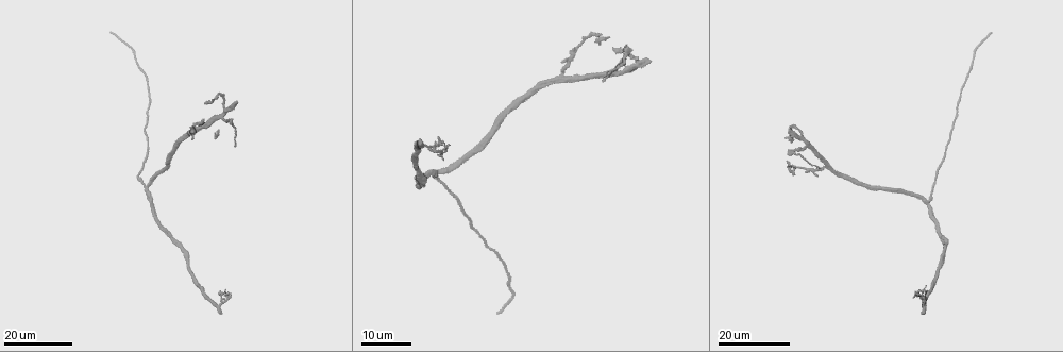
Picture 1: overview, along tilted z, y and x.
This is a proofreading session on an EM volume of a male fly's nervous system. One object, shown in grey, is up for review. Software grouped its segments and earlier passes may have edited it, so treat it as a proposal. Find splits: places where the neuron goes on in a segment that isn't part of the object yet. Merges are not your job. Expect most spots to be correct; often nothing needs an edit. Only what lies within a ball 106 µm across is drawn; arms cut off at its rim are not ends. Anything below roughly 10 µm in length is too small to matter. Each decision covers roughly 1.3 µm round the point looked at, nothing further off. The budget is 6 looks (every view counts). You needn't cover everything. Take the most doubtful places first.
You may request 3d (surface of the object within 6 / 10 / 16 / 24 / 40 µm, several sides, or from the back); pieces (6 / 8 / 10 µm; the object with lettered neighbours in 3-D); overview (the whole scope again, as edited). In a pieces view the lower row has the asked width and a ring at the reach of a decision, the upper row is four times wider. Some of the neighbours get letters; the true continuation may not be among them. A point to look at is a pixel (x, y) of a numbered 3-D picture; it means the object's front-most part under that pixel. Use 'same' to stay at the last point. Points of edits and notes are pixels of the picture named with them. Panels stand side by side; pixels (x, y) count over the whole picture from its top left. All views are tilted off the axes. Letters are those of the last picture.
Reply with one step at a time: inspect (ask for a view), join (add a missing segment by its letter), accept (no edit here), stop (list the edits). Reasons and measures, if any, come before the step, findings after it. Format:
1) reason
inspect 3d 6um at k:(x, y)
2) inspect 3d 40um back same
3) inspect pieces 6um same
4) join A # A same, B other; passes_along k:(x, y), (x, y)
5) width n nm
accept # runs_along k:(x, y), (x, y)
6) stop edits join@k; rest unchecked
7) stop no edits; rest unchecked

an open end
inspect 3d 24um at 1:(563, 62)

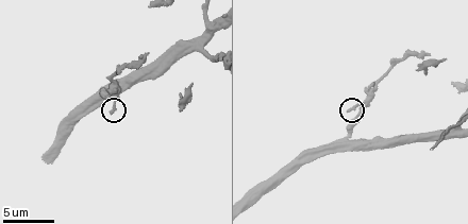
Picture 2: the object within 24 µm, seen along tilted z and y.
see the neighbours
inspect pieces 6um at 2:(112, 111)

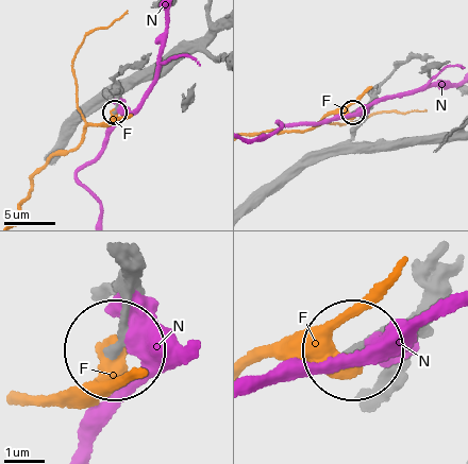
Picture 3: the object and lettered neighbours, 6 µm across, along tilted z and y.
accept # F other, N other; none of them fits

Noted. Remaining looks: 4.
tapers out
inspect 3d 16um at 1:(927, 285)

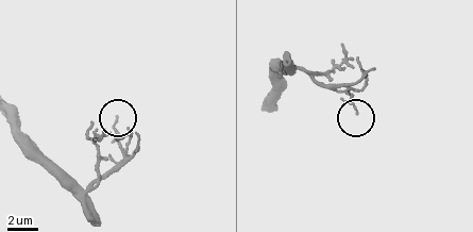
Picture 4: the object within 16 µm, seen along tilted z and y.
inspect pieces 6um at 4:(118, 116)

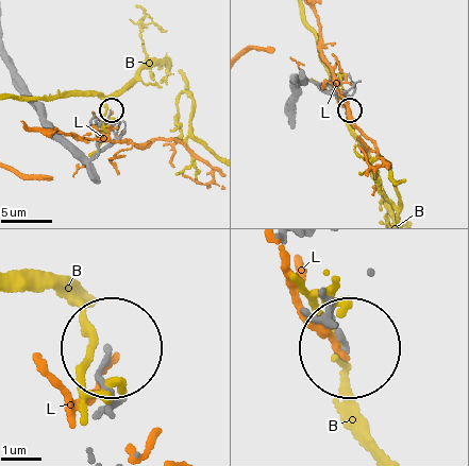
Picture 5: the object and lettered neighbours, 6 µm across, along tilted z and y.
width 120 nm
accept # B other, L other; runs_along 5:(112, 402), (101, 369), (109, 350); none of them fits

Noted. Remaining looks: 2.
tapers out
inspect pieces 6um at 2:(435, 149)

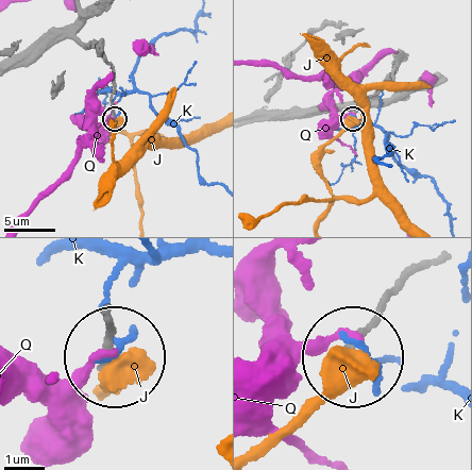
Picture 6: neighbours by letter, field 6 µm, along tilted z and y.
accept # J other, K other, Q other; runs_along 6:(407, 281), (357, 348); none of them fits

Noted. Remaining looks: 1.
stop no edits; rest unchecked

